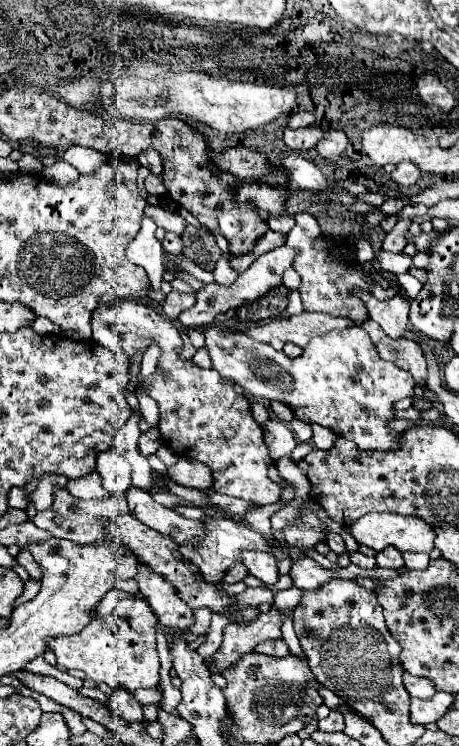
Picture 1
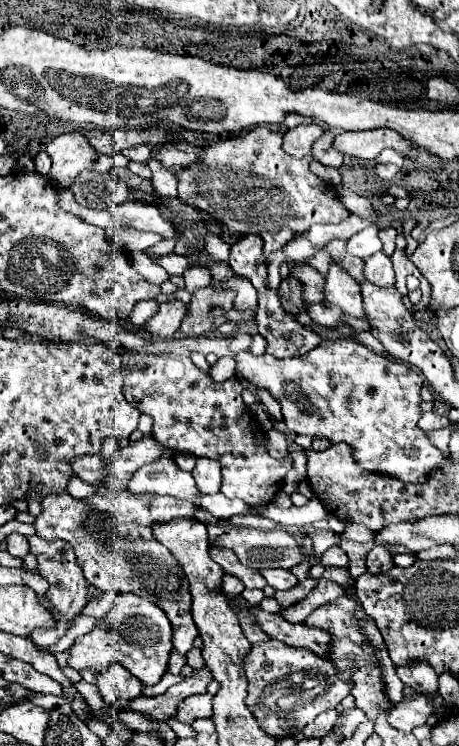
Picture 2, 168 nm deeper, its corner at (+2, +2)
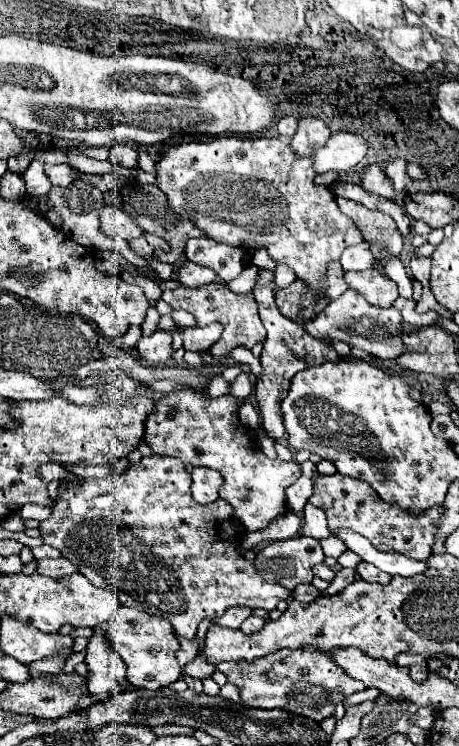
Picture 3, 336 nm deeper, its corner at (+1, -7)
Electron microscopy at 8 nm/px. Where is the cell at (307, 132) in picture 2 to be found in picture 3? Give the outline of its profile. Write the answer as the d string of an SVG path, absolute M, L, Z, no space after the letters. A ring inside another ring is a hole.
M301 118L297 134L291 138L291 150L297 158L311 156L311 146L323 146L329 136L331 130L321 118Z

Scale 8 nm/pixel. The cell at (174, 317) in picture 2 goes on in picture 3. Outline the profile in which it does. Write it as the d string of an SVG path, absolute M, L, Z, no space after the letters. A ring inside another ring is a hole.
M155 330L151 336L143 336L139 340L137 352L151 366L163 366L163 364L169 364L171 356L173 356L171 342L173 340L171 340L169 330Z

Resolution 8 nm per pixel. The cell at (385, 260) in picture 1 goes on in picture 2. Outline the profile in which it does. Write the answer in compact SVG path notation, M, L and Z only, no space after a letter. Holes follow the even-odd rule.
M374 253L364 261L364 277L366 281L378 287L392 287L394 285L394 269L392 261L384 253Z

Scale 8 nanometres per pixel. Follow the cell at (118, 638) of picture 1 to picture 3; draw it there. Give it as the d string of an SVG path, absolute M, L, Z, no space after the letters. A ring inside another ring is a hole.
M121 606L107 630L107 640L113 646L113 650L117 650L125 664L127 664L127 680L133 688L145 688L145 690L159 690L163 686L169 686L171 682L181 678L181 668L191 662L197 656L197 640L185 640L175 636L173 626L159 616L151 616L147 612L141 612L137 608L127 608ZM179 642L181 642L181 650L179 650ZM179 650L179 652L177 652ZM177 652L177 658L175 658ZM179 660L179 664L177 664Z

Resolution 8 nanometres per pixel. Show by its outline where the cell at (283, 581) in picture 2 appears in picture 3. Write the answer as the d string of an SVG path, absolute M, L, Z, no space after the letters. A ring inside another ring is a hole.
M303 584L303 590L293 590L293 600L297 602L313 602L317 596L321 596L321 592L311 584Z

